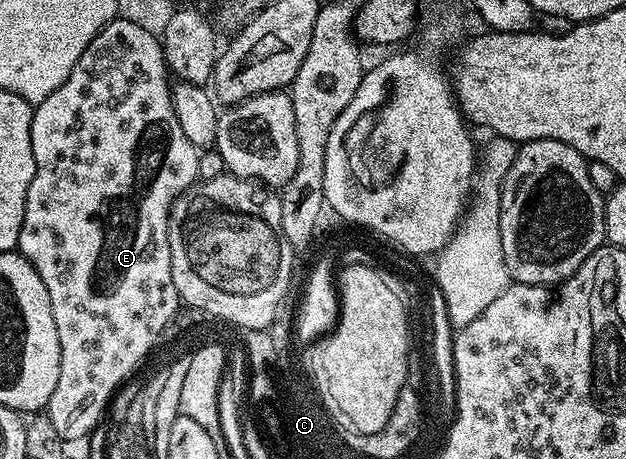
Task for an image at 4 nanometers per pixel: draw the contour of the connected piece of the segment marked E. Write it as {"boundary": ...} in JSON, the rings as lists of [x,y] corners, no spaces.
{"boundary":[[[116,18],[110,24],[105,25],[93,38],[93,42],[89,42],[89,46],[85,46],[85,54],[81,54],[81,58],[77,58],[77,66],[73,66],[73,74],[69,74],[69,78],[65,78],[65,82],[61,86],[57,86],[57,90],[53,90],[53,94],[49,94],[49,98],[45,98],[39,104],[34,105],[31,114],[31,141],[33,142],[33,158],[35,159],[35,177],[29,186],[29,194],[25,202],[25,218],[21,222],[21,234],[19,235],[19,247],[17,249],[19,255],[23,256],[33,266],[33,270],[37,270],[37,274],[41,278],[41,282],[45,282],[45,290],[49,290],[49,302],[53,306],[53,322],[57,322],[57,338],[61,341],[61,374],[57,374],[57,386],[53,389],[53,398],[49,398],[45,409],[45,415],[51,420],[57,436],[64,442],[70,440],[79,440],[82,436],[87,436],[99,424],[99,419],[102,418],[103,412],[108,411],[109,405],[112,403],[116,392],[120,391],[121,383],[147,355],[152,355],[153,349],[158,345],[159,335],[161,330],[165,330],[170,324],[176,312],[181,307],[181,301],[177,290],[173,286],[173,274],[171,273],[171,251],[169,250],[169,238],[167,237],[167,219],[171,213],[171,205],[185,189],[191,187],[197,180],[197,162],[199,161],[199,152],[193,146],[193,142],[189,142],[189,138],[185,138],[185,130],[181,130],[181,122],[177,122],[177,114],[173,110],[173,102],[171,101],[172,85],[169,81],[169,69],[165,61],[163,61],[163,46],[160,37],[154,36],[146,30],[137,26],[134,22],[129,22]]]}

